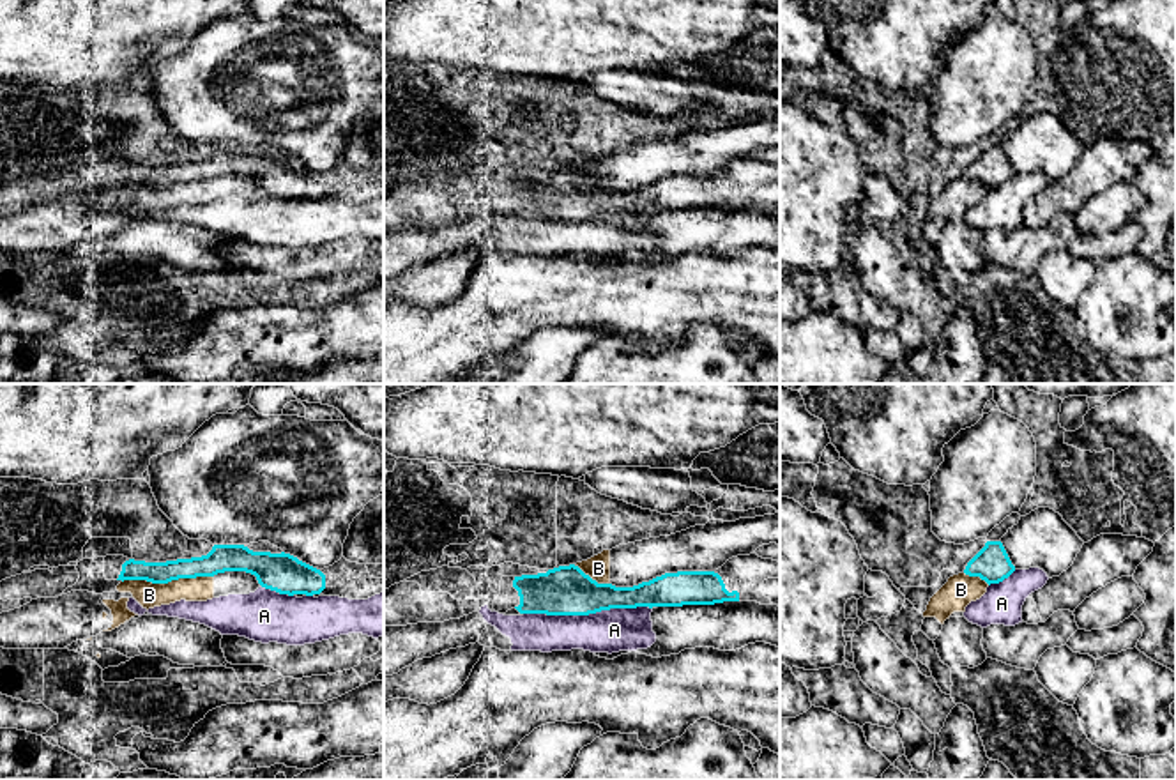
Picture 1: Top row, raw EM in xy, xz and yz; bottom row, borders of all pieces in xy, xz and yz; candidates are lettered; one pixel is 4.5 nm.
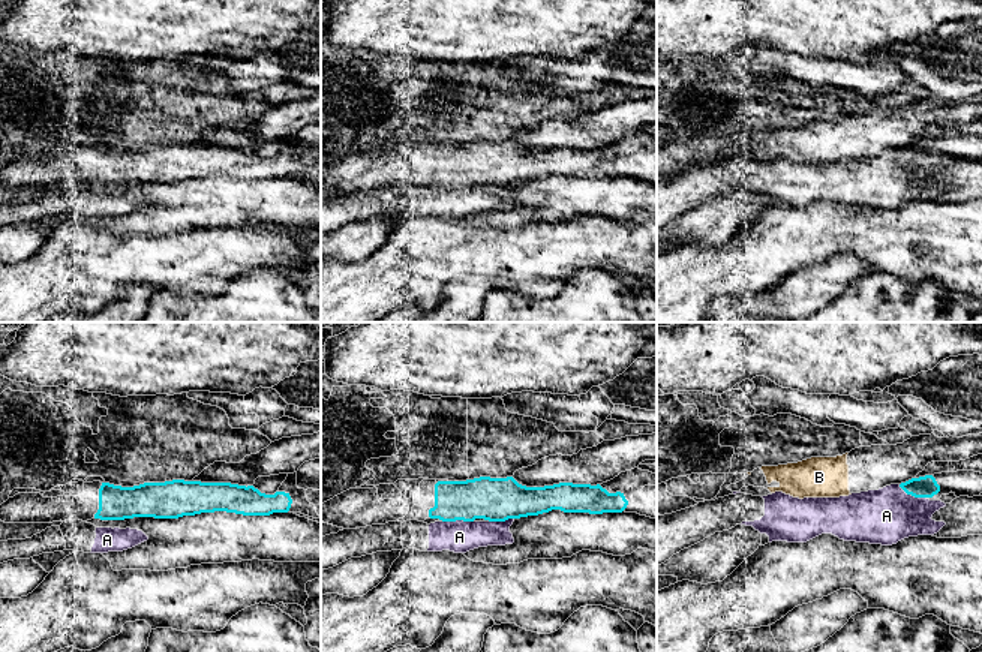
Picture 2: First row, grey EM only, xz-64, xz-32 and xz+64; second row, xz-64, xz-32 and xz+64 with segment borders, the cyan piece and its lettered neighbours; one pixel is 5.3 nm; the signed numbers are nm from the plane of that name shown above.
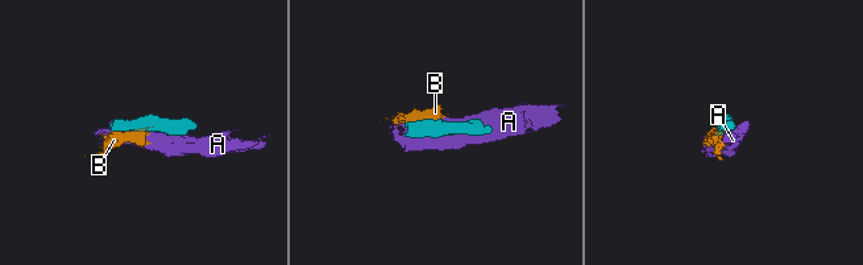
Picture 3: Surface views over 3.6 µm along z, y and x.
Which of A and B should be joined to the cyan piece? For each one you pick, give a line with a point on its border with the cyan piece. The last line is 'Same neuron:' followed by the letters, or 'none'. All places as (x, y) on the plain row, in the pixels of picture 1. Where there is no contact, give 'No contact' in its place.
Same neuron: none

